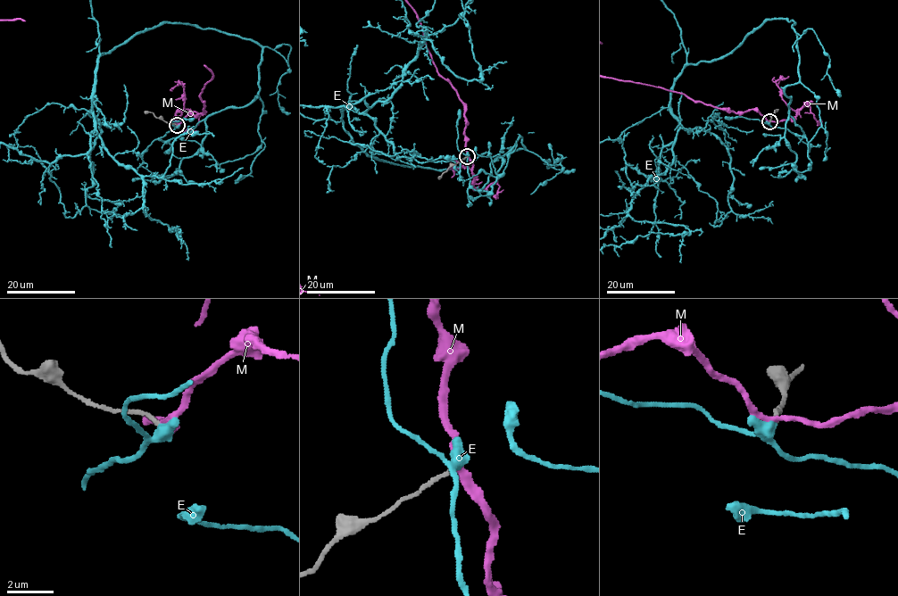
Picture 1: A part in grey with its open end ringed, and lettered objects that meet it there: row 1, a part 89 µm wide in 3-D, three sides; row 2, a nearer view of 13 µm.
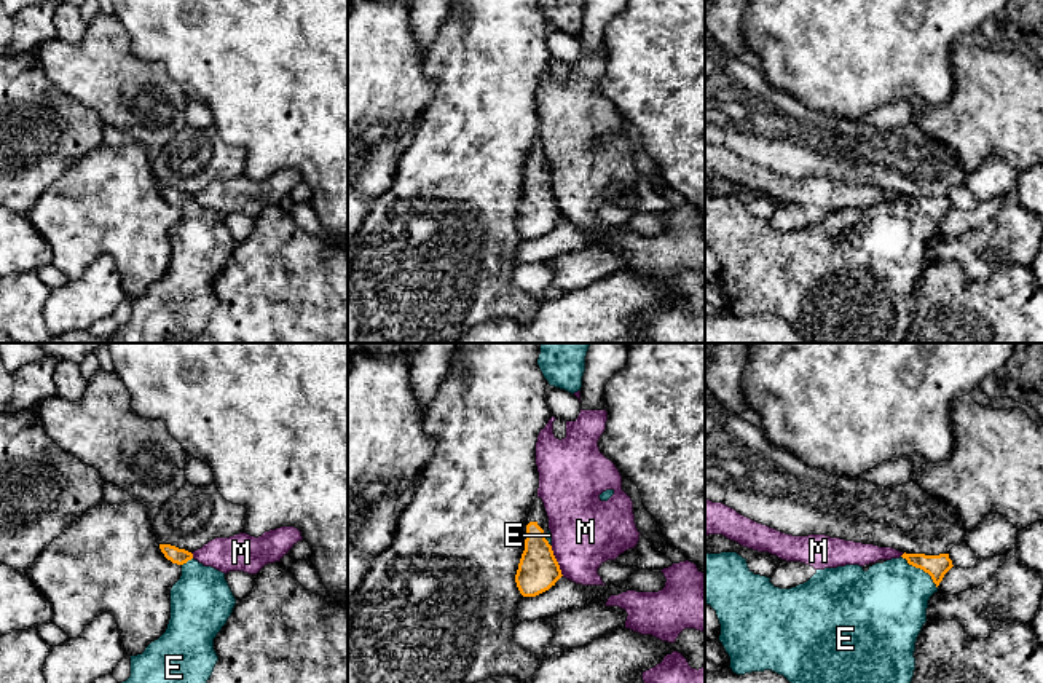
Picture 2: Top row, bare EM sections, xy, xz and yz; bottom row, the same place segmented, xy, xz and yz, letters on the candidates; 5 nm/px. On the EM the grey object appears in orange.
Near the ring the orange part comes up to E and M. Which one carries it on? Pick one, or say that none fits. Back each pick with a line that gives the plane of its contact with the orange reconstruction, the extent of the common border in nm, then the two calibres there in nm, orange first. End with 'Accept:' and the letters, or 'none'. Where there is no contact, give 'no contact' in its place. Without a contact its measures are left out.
E: yz | 240 nm | 110/400 nm
Accept: E

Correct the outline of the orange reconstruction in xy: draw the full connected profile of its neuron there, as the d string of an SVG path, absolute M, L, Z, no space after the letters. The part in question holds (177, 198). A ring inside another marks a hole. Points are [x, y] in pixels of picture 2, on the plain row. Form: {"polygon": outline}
{"polygon": "M159 187L159 191L167 203L182 209L182 219L171 231L171 262L166 274L142 297L131 298L131 319L118 326L112 337L100 338L89 330L70 330L51 335L48 343L188 343L206 329L218 303L214 281L231 259L236 241L225 215L204 209L185 191L171 187Z"}

